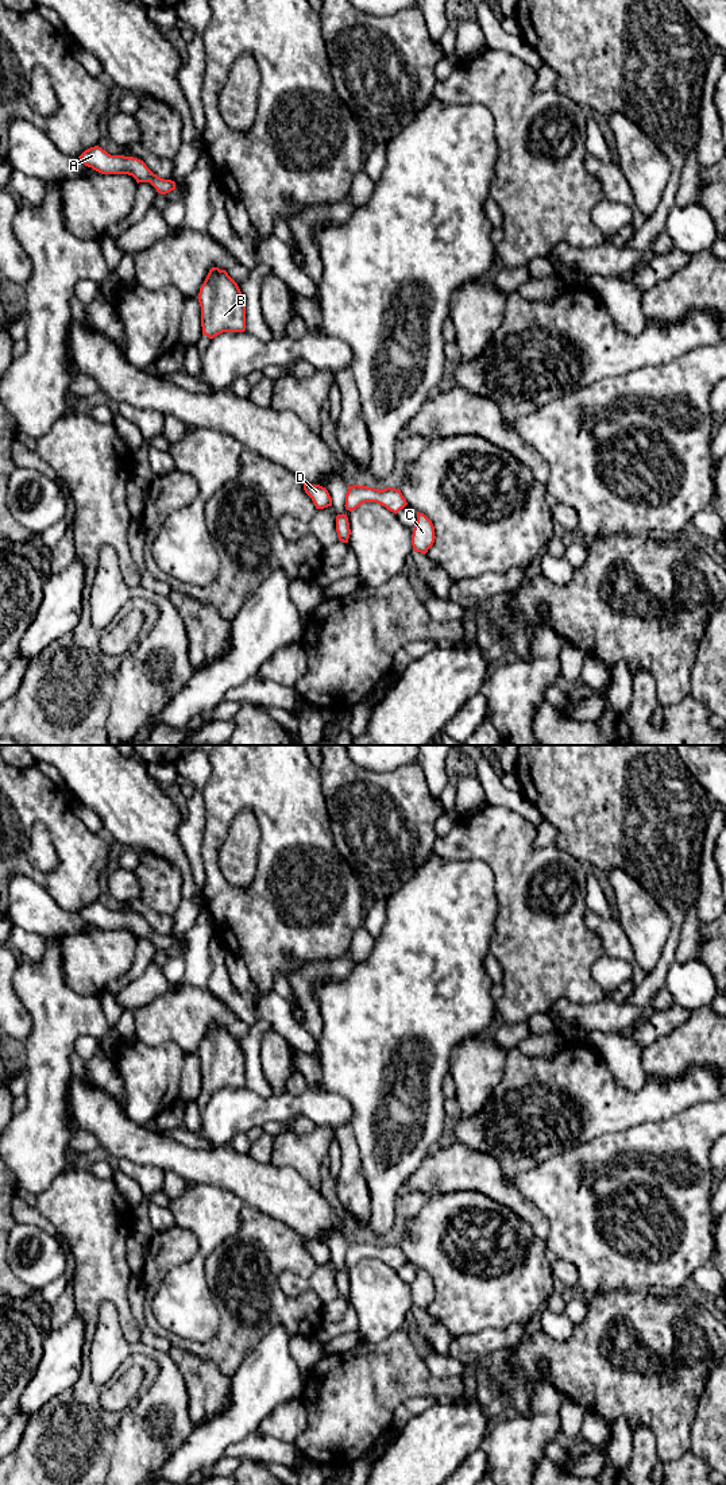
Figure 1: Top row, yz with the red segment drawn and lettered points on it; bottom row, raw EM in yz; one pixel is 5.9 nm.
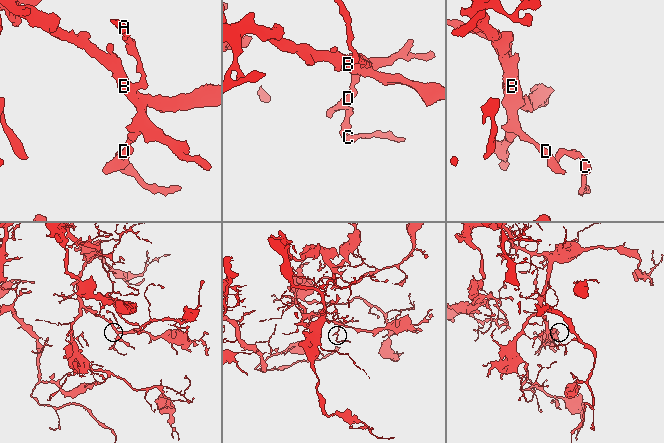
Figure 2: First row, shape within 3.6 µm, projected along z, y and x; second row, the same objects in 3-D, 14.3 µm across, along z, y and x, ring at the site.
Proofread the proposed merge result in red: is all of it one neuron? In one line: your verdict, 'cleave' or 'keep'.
keep

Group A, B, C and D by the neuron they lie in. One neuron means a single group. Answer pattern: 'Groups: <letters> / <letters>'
Groups: A B C D

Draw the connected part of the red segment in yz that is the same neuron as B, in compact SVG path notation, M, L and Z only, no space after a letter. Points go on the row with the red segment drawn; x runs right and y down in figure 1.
M212 267L200 288L198 302L201 306L202 335L213 339L223 332L246 331L246 305L238 284L225 270Z

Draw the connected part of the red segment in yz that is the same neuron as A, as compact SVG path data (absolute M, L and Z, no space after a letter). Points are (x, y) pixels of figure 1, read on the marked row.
M99 146L85 150L80 161L101 174L128 174L136 182L150 182L158 193L166 194L175 189L175 182L154 174L143 161L134 157L111 155Z

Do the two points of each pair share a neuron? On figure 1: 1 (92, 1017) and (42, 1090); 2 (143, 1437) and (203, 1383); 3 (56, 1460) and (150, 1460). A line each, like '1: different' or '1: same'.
1: same
2: different
3: different

